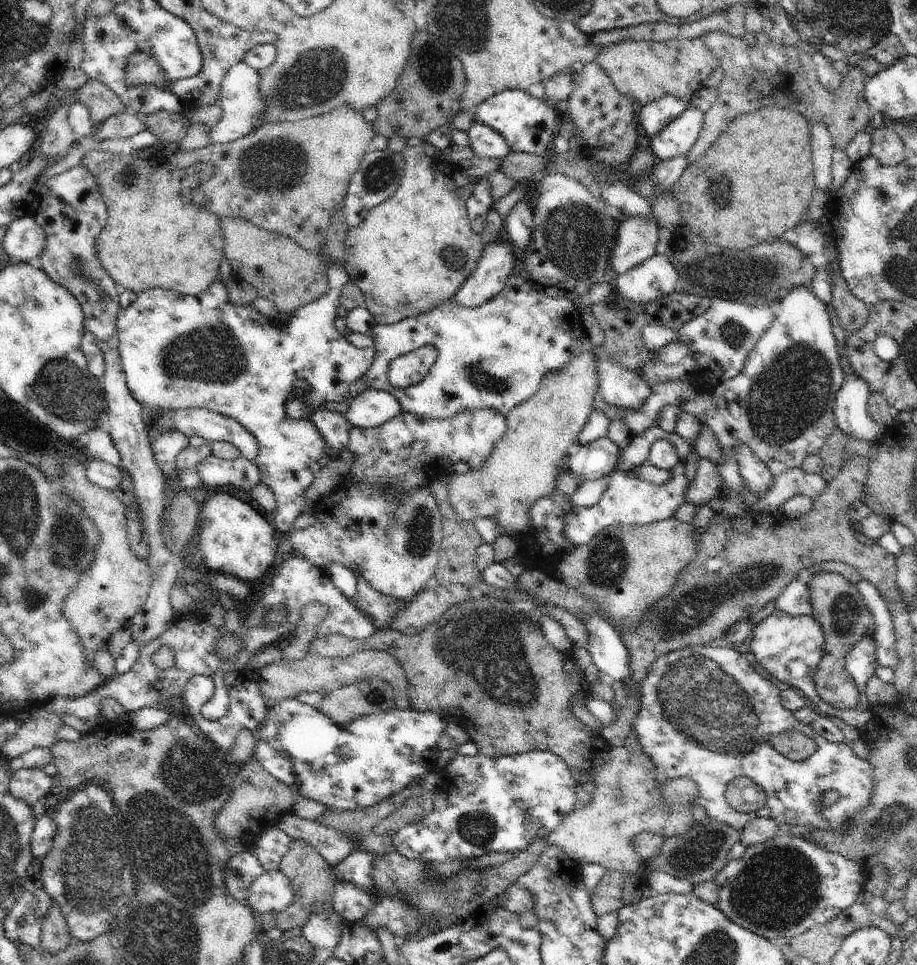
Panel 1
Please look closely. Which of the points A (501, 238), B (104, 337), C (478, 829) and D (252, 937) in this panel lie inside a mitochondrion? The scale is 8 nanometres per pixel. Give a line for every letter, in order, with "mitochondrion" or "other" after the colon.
A: other
B: other
C: mitochondrion
D: other

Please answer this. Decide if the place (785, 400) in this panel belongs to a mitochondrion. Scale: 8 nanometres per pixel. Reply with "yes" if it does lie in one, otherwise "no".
yes

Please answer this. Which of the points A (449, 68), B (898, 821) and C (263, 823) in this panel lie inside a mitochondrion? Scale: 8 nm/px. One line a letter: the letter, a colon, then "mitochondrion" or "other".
A: mitochondrion
B: mitochondrion
C: other

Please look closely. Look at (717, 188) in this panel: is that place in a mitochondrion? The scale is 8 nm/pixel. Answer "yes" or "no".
yes

